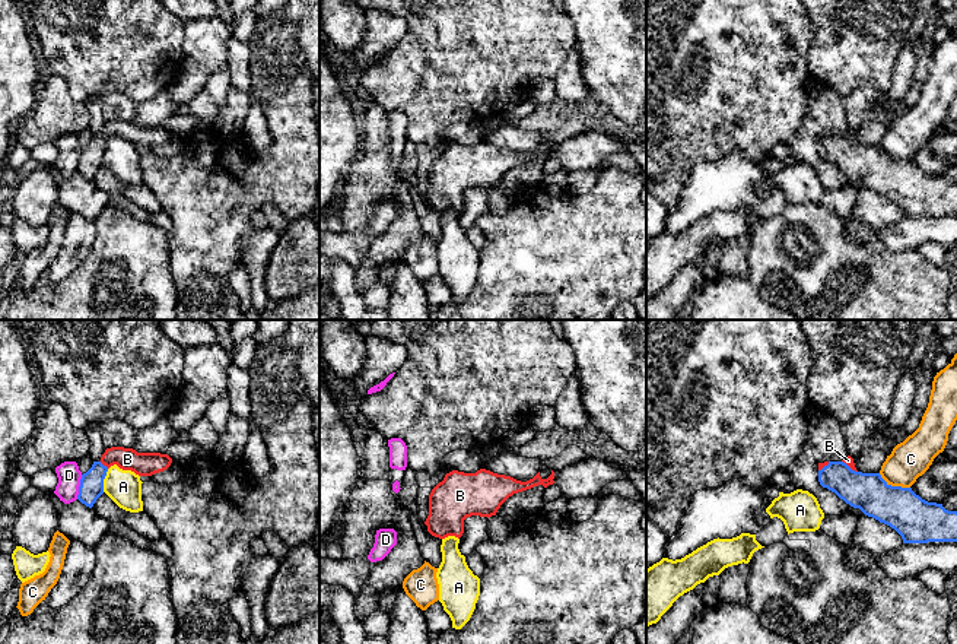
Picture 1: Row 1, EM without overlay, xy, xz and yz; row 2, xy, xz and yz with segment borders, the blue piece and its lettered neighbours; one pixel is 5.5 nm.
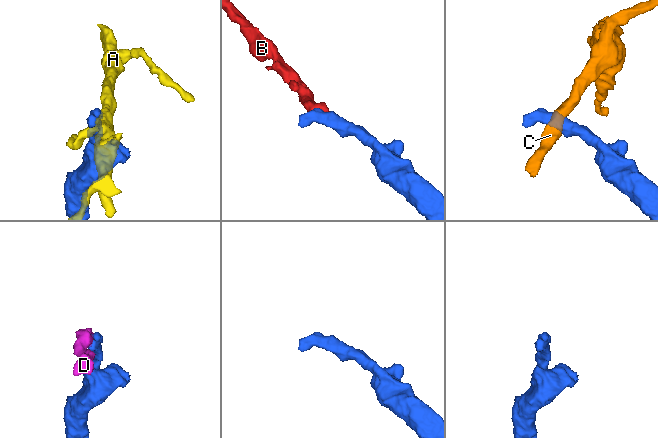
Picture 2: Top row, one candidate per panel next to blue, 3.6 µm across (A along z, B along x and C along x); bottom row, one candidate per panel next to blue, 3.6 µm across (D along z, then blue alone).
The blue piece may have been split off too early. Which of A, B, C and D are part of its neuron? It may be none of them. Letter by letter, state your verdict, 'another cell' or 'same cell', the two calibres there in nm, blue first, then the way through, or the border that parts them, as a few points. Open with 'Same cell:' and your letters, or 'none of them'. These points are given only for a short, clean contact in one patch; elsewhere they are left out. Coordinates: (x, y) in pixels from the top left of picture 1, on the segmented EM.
Same cell: B
A: another cell | 130/190 nm
B: same cell | 130/130 nm | across xy (91, 488), (92, 479), (102, 465), (108, 459), (127, 459)
C: another cell | 240/220 nm | along yz (878, 473), (892, 485), (909, 488)
D: another cell | 130/130 nm

